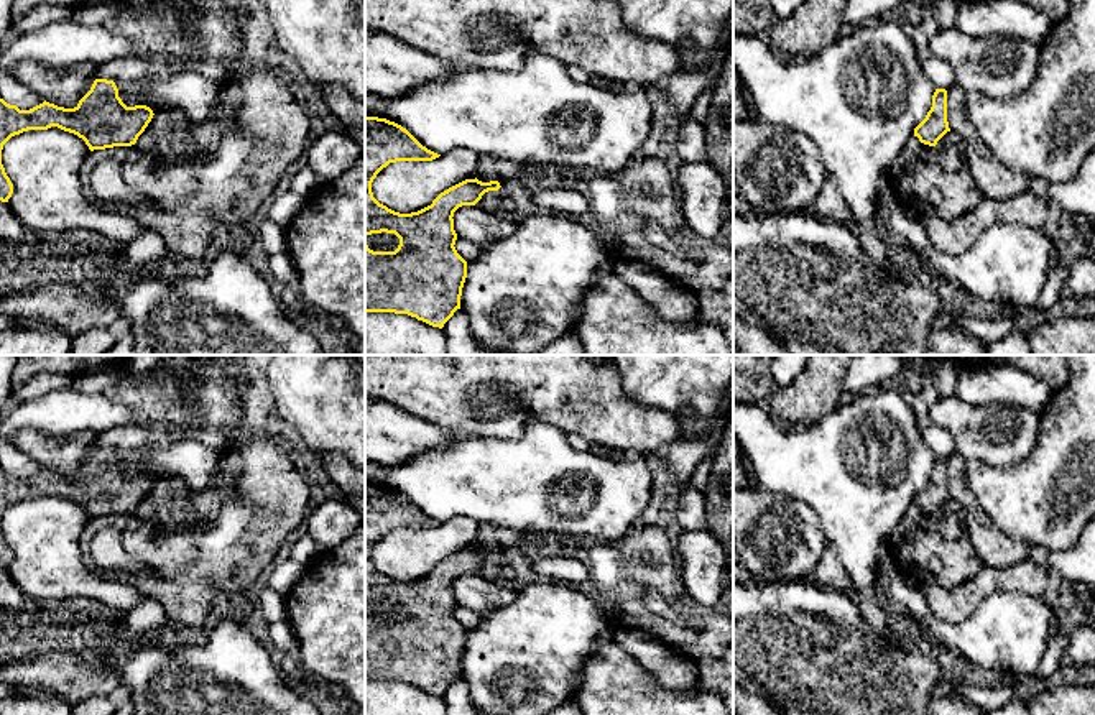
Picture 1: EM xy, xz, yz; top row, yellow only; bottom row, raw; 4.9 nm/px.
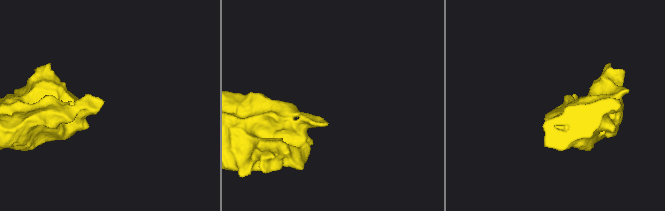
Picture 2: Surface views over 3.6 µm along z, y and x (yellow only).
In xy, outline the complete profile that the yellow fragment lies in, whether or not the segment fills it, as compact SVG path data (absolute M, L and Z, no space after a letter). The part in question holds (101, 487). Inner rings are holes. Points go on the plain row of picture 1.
M95 447L90 459L74 477L43 470L30 478L0 467L0 569L8 570L13 552L2 533L3 513L28 498L58 495L85 510L90 519L113 514L132 514L153 487L146 473L127 475L113 449Z

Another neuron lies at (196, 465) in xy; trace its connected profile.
M178 441L169 447L113 450L127 475L146 473L153 482L168 478L194 495L206 495L220 477L222 452L199 441Z

